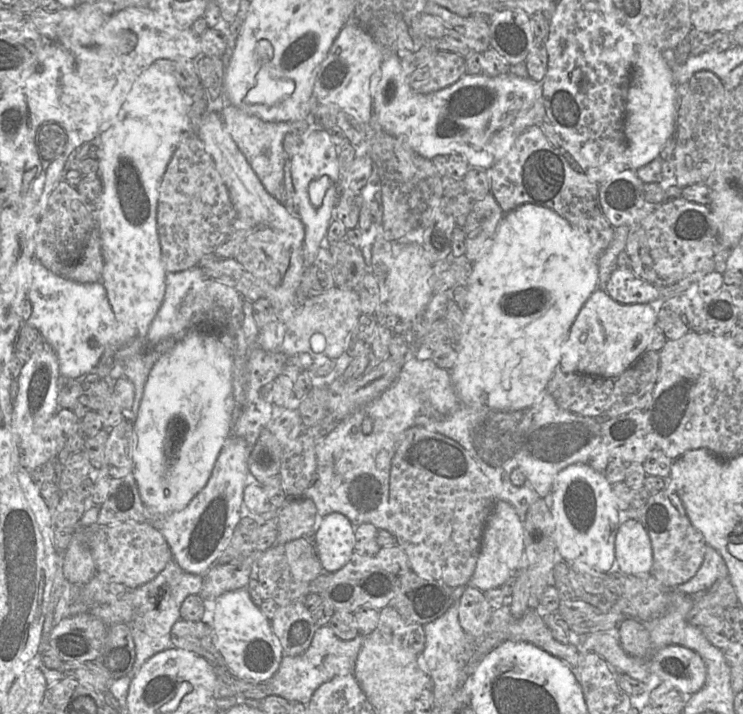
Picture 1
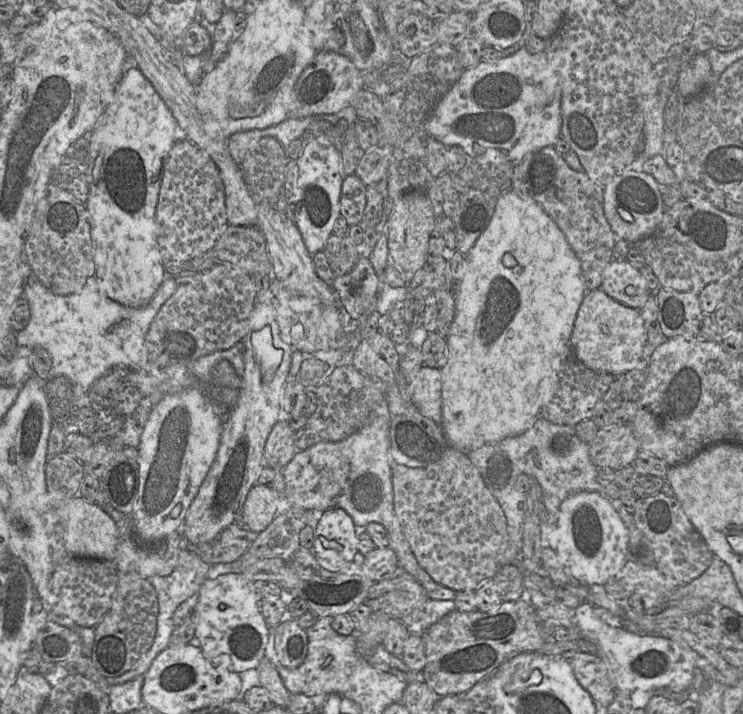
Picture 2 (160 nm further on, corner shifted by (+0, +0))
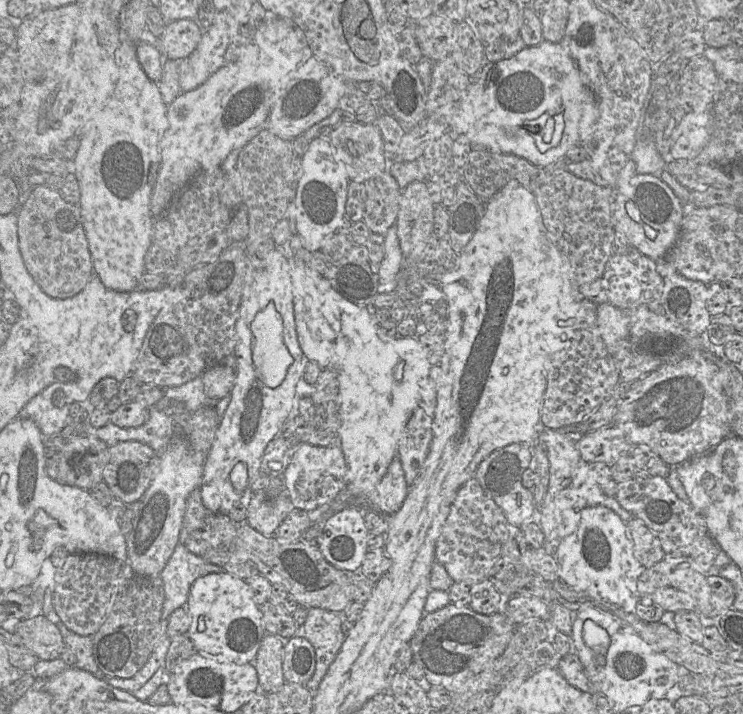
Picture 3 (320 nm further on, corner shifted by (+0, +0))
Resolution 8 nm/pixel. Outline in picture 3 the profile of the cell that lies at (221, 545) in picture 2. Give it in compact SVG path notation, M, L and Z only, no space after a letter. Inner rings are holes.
M200 487L187 498L179 543L193 554L229 549L236 538L237 525L223 513L209 511L203 504Z

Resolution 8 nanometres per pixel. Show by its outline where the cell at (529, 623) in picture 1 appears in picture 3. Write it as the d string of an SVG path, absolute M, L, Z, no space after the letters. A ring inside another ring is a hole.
M451 602L440 610L424 614L420 620L410 640L413 661L423 668L429 685L442 686L453 693L504 652L514 628L503 612L483 615Z

